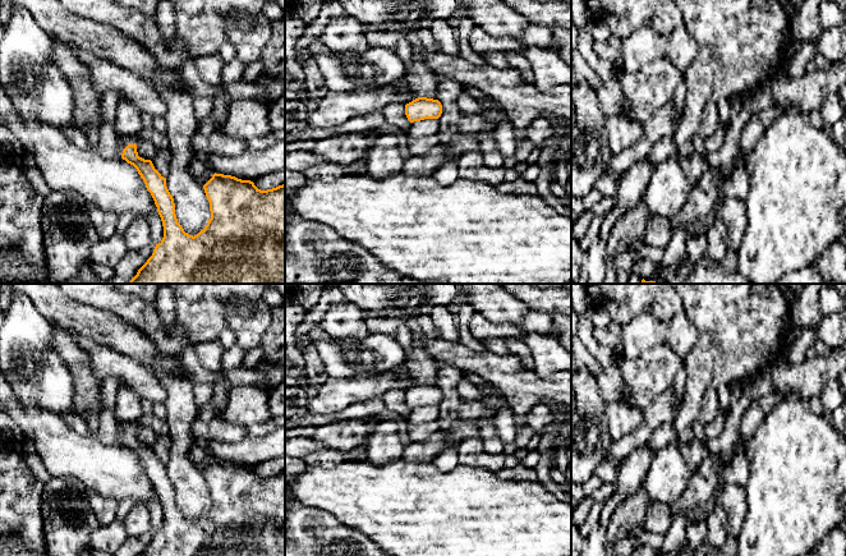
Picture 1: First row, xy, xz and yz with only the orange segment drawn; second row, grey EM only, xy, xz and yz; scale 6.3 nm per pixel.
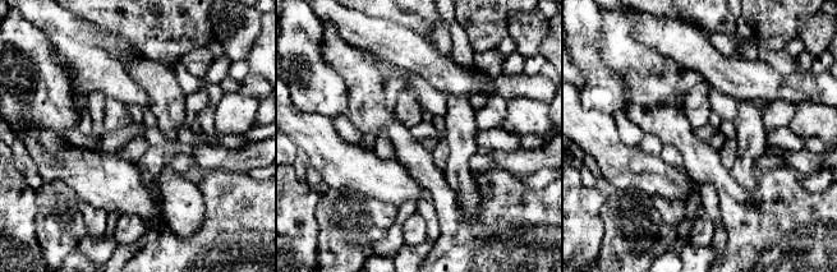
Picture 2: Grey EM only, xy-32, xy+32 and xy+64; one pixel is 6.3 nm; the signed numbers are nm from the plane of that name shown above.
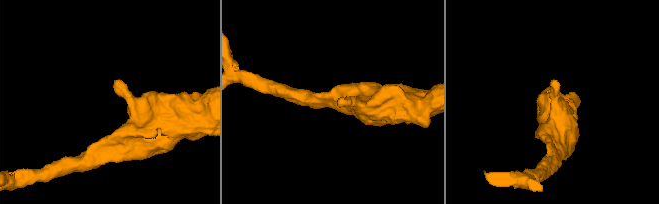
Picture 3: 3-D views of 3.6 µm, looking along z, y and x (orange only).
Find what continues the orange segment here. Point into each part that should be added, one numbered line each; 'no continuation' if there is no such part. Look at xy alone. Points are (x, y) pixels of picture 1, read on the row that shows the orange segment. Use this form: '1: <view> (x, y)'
1: xy (124, 141)

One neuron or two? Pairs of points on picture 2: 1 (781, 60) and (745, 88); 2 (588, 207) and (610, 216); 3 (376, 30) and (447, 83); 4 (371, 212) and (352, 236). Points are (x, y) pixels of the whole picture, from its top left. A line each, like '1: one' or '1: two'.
1: two
2: two
3: one
4: two

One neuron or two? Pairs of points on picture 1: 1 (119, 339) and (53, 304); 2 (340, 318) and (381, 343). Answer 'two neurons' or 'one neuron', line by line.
1: one neuron
2: two neurons

